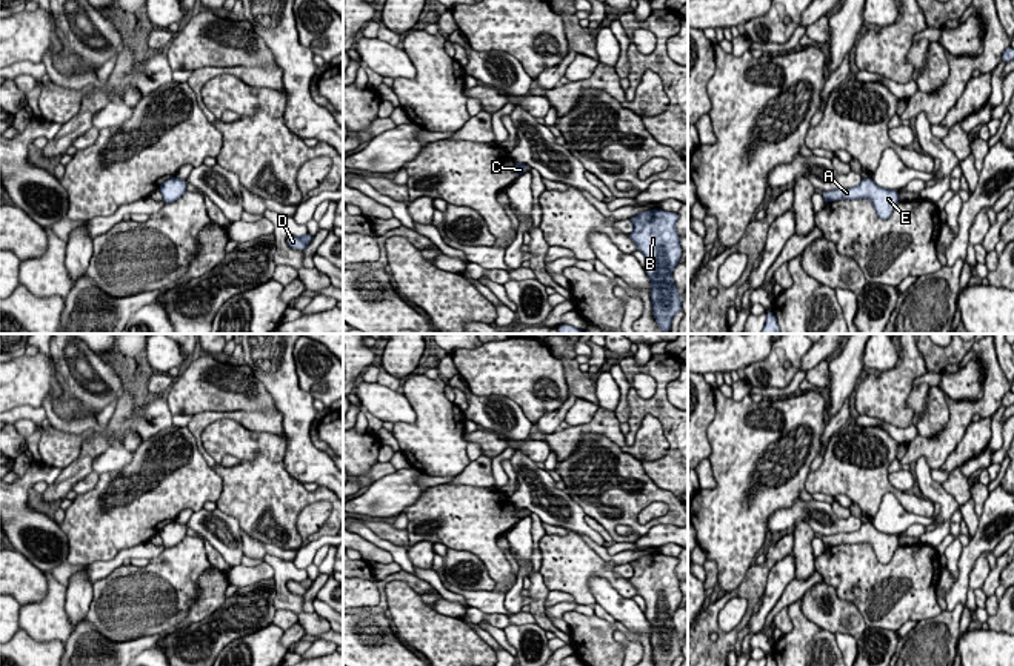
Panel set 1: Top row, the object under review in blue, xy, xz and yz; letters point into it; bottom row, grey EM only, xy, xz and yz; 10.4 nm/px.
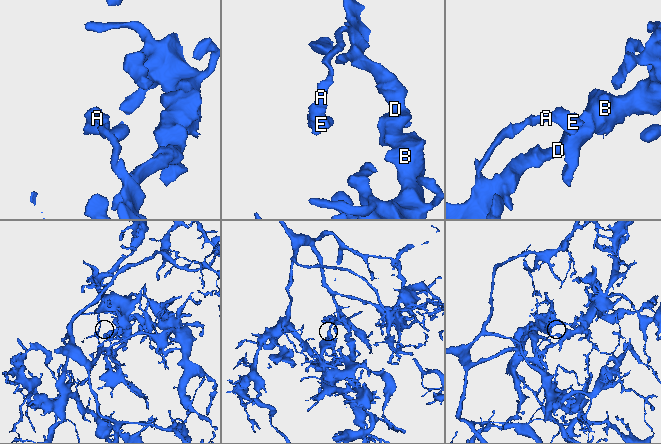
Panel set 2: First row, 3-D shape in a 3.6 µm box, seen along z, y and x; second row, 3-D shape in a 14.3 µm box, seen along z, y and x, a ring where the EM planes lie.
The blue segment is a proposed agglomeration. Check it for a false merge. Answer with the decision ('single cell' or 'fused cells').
single cell

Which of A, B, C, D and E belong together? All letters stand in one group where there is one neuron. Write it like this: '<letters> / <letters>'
A B C D E

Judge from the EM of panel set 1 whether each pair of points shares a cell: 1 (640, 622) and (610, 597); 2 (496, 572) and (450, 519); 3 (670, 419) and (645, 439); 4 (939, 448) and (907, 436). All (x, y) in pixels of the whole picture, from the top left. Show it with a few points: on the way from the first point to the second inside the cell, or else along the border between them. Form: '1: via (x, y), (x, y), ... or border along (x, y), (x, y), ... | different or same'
1: via (633, 617), (617, 605) | same
2: via (493, 559), (463, 529) | same
3: border along (670, 443), (662, 425), (647, 416), (630, 446) | different
4: border along (917, 432), (908, 445) | different

